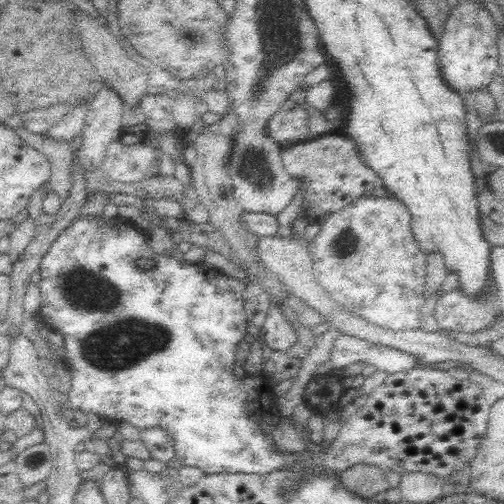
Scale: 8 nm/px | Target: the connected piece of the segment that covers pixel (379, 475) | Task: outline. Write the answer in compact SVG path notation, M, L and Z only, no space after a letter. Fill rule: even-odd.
M358 462L339 473L342 486L362 498L371 498L378 492L390 489L386 472L373 464Z

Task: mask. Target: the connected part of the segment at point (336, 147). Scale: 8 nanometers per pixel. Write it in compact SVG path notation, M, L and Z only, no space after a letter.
M323 134L308 141L296 143L290 146L283 147L281 152L281 160L284 164L284 169L294 177L302 177L304 181L304 202L299 218L307 220L309 224L317 224L320 221L329 218L334 212L344 209L348 204L351 204L358 198L361 198L365 193L370 192L374 187L383 186L380 175L376 171L370 169L364 159L360 157L358 151L358 143L349 137L336 136L334 134Z

